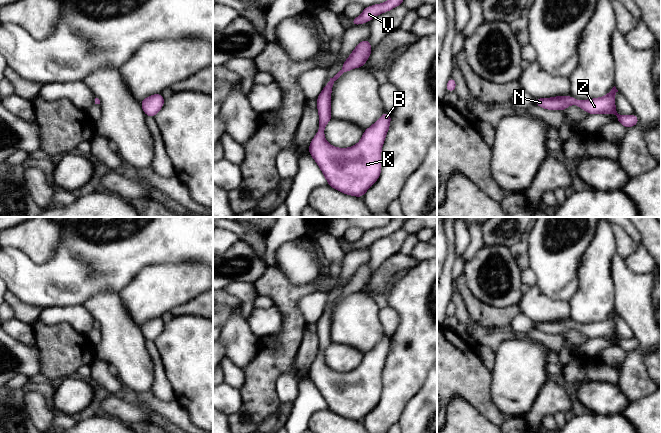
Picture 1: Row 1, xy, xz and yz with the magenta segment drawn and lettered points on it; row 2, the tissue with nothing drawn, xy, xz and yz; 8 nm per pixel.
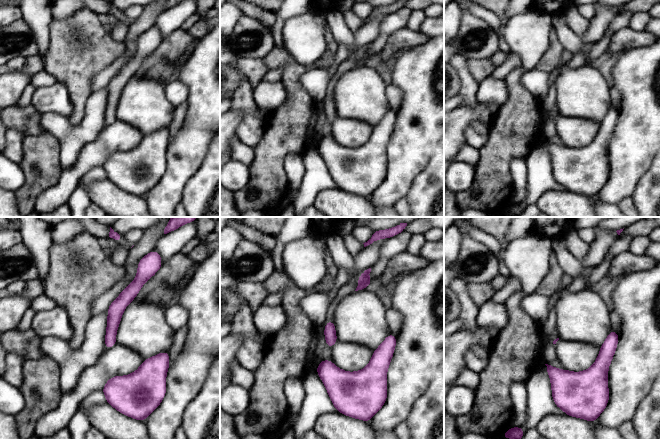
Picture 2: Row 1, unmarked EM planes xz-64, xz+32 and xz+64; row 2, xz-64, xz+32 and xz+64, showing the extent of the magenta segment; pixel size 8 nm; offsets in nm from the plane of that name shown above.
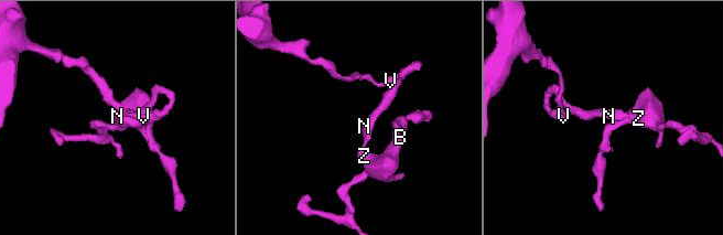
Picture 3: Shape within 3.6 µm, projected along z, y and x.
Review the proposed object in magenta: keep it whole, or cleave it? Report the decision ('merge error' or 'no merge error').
no merge error

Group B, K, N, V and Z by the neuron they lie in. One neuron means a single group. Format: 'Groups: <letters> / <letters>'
Groups: B K N V Z

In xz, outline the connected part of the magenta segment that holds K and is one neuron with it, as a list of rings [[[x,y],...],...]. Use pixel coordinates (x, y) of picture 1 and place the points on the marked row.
[[[369,38],[361,41],[345,60],[342,69],[330,78],[317,97],[319,131],[309,145],[309,153],[324,174],[328,185],[351,196],[363,197],[381,174],[381,149],[390,127],[391,113],[383,115],[364,130],[360,142],[350,148],[331,146],[324,136],[331,116],[331,91],[335,81],[353,68],[363,67],[372,47]]]

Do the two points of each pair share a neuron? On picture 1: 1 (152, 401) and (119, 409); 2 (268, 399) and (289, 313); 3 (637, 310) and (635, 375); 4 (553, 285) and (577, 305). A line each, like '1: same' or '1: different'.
1: different
2: same
3: same
4: different

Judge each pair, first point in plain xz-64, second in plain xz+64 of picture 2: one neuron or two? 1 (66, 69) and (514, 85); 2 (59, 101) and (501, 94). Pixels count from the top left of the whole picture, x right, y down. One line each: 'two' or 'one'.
1: one
2: one

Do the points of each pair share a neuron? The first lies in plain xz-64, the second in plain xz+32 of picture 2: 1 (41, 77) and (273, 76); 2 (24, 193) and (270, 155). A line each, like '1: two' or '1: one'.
1: one
2: one

